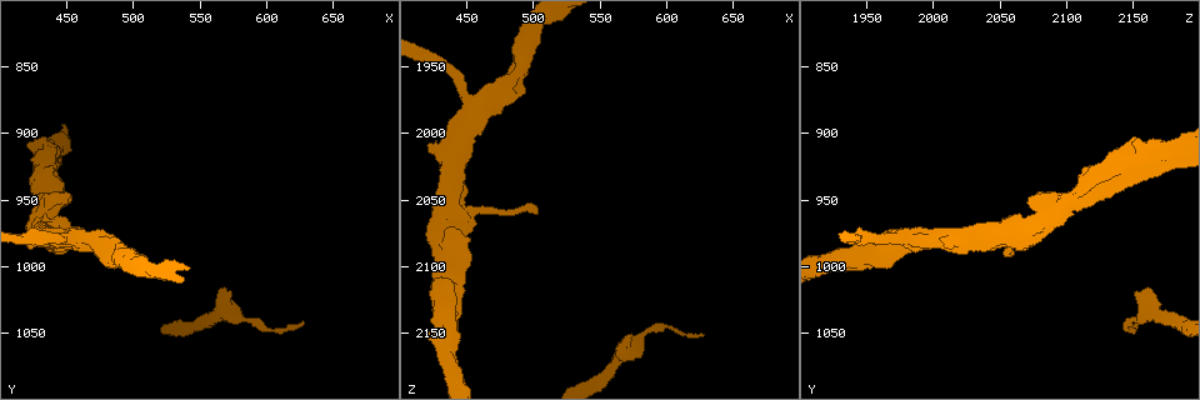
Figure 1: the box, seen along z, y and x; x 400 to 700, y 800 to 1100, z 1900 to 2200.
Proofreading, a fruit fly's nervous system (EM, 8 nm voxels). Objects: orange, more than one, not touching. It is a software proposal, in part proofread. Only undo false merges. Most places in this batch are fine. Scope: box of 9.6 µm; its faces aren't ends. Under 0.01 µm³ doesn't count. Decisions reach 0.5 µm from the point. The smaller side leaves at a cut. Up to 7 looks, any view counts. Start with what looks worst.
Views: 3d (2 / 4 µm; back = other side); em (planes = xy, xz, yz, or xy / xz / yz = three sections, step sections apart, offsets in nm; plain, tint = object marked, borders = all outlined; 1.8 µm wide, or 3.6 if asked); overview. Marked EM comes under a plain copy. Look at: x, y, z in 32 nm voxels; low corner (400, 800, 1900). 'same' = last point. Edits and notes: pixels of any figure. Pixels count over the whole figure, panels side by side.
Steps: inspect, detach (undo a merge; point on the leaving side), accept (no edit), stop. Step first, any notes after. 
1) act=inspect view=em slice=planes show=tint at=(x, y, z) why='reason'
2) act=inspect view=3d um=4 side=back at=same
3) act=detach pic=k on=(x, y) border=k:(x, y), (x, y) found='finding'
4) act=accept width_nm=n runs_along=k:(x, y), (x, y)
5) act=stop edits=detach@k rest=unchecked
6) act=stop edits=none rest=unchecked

act=inspect view=3d um=2 at=(438, 916, 2174) why='a fork'

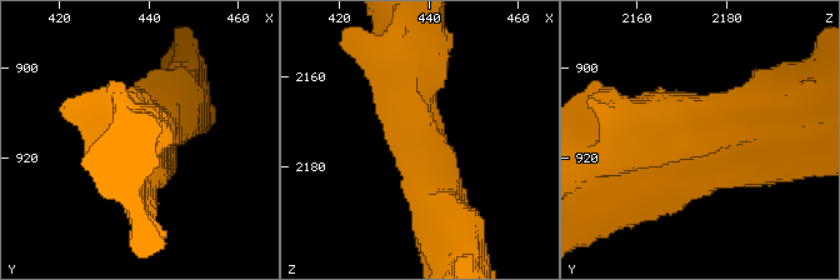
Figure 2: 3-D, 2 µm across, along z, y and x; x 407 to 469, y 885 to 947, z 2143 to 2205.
act=inspect view=em slice=yz step=16 show=tint at=(437, 914, 2172)

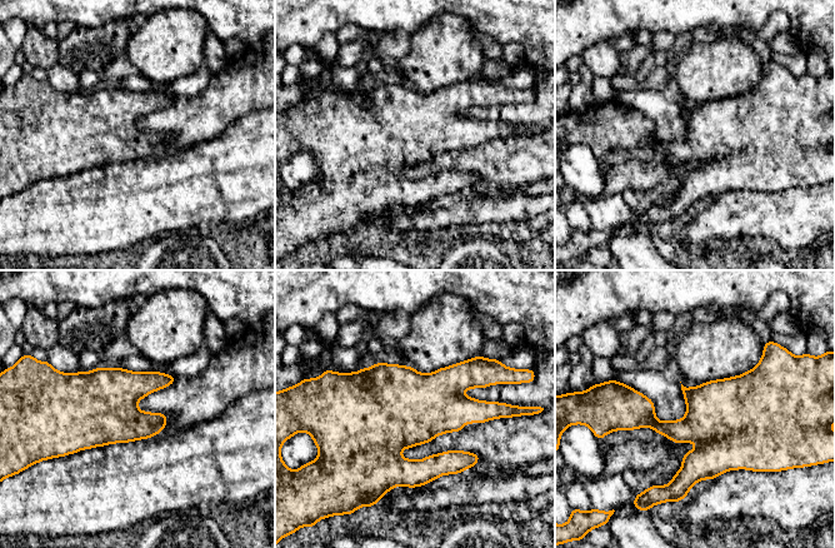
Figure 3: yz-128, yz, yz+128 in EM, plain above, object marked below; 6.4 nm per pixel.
act=inspect view=em slice=planes show=borders at=same

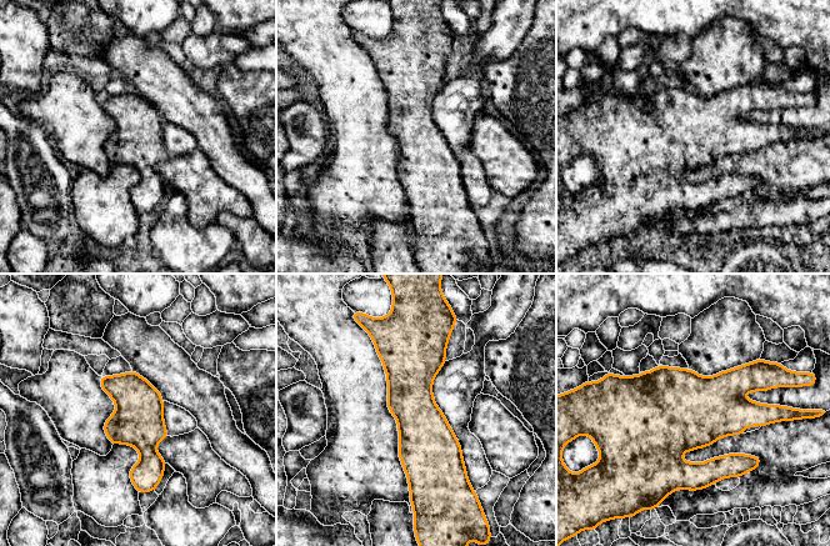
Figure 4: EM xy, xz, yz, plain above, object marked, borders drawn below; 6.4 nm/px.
act=accept found='all the same neuron'

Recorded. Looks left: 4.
act=inspect view=3d um=2 at=(440, 940, 2118) why='sudden change in width'

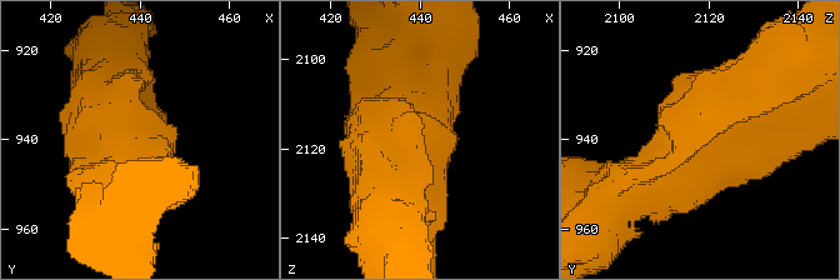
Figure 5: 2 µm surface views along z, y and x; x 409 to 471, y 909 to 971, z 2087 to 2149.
act=inspect view=em slice=xy step=16 show=tint at=(438, 939, 2118)

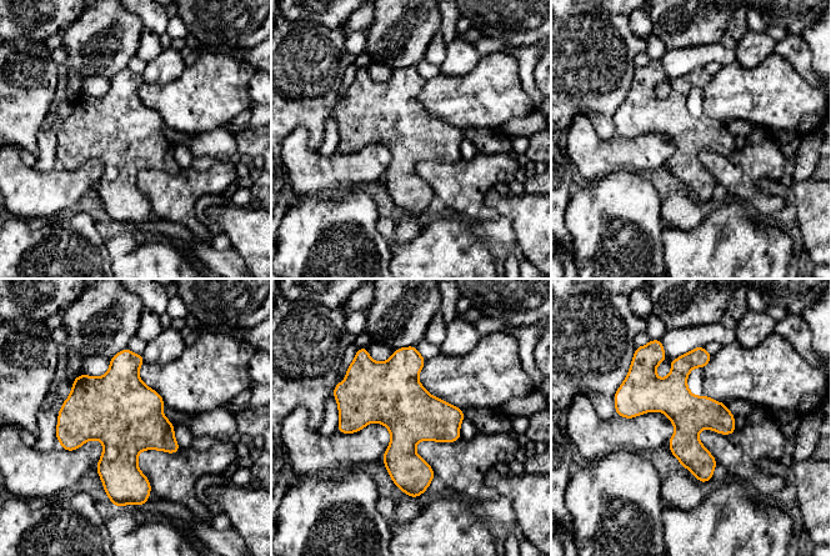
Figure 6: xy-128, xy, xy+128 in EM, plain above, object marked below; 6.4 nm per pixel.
act=accept runs_along=6:(620, 406), (676, 401), (731, 429) found='one neuron here'

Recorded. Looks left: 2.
act=inspect view=em slice=planes show=tint at=(458, 978, 1986) why='two arms in line, one across'

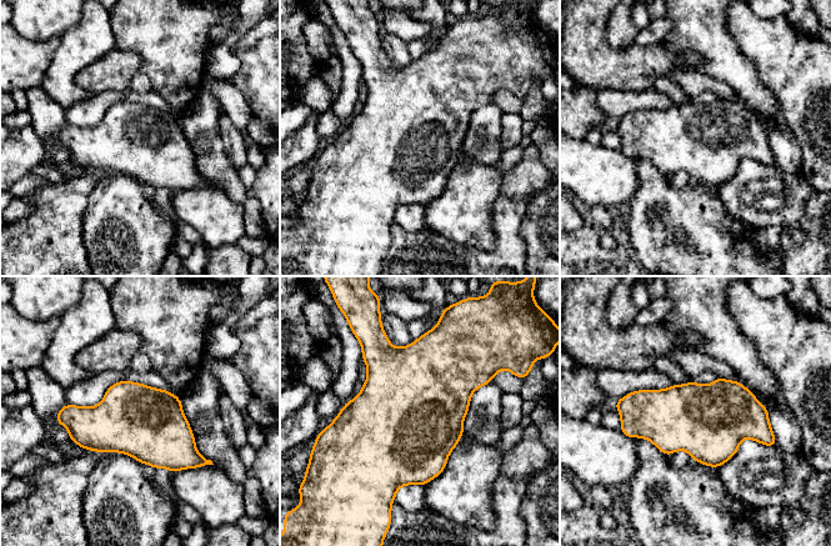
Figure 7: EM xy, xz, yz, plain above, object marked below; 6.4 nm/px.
act=accept width_nm=480 found='all the same neuron'

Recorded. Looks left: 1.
act=stop edits=none rest=unchecked

